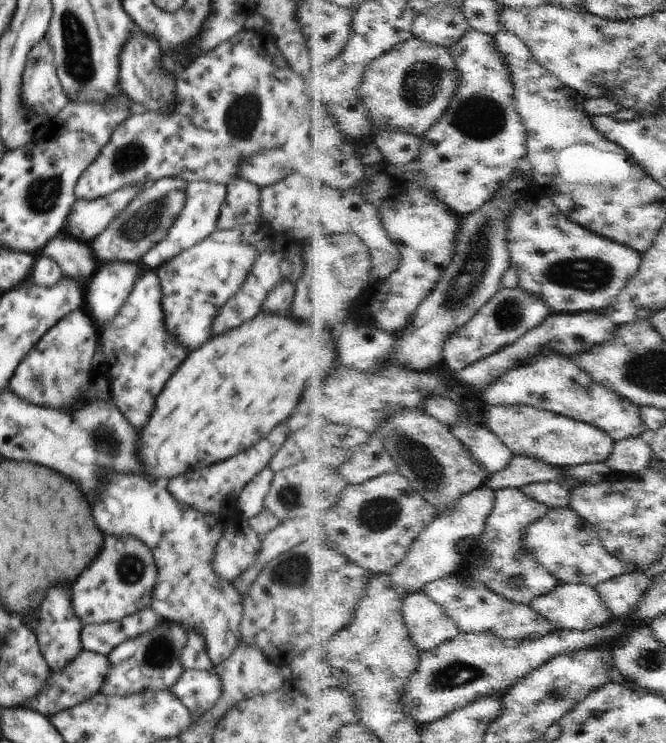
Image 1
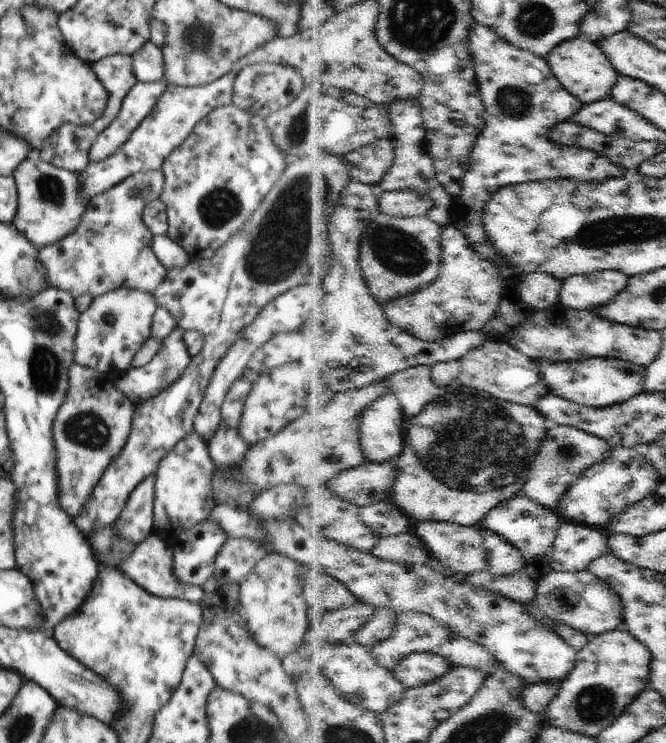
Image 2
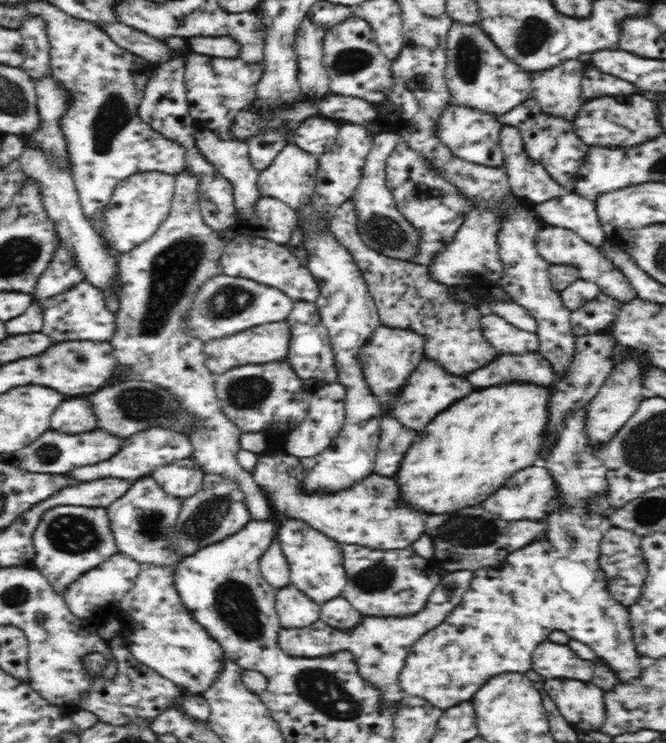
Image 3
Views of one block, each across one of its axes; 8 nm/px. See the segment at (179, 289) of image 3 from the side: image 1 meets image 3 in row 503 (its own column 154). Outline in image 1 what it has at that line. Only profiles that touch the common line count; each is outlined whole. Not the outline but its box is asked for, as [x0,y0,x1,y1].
[141,181,227,271]

